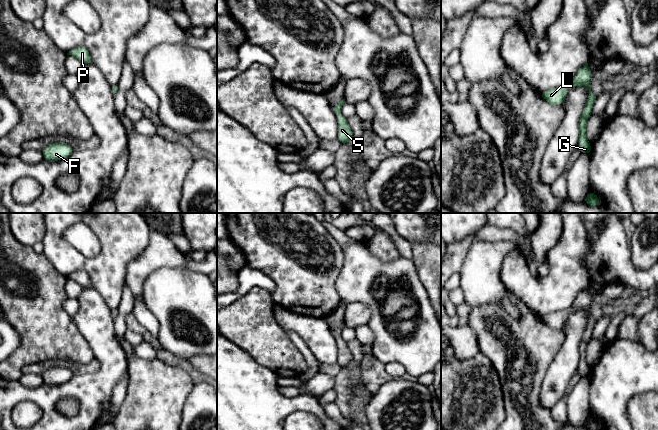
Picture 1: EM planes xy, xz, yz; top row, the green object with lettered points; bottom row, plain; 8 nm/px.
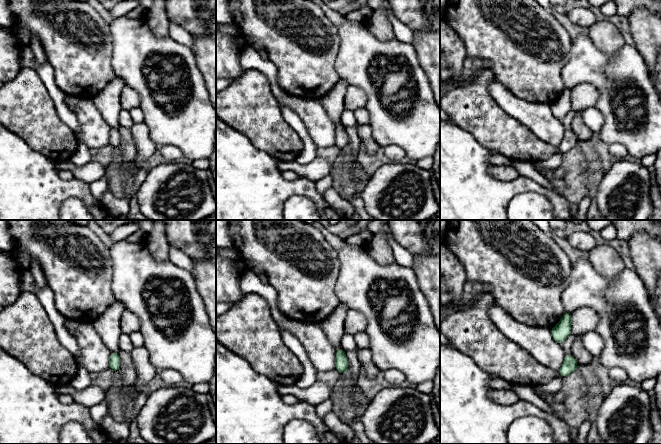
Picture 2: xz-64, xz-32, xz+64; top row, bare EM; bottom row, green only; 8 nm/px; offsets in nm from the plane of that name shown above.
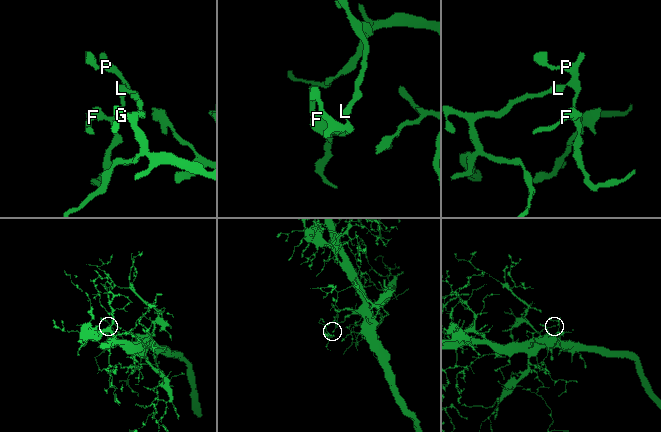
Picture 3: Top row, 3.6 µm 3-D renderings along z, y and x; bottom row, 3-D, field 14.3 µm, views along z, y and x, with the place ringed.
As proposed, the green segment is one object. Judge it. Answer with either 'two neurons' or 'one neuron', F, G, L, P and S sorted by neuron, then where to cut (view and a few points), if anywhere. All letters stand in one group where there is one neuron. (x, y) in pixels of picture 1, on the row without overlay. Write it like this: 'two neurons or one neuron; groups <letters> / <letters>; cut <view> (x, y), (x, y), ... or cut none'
one neuron; groups F G L P S; cut none

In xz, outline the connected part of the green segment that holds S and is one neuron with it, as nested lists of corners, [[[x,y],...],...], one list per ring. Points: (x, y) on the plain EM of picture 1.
[[[345,322],[336,327],[332,333],[338,339],[338,359],[337,363],[342,367],[348,367],[353,364],[352,354],[347,346],[347,343],[340,337],[341,331],[345,328]]]

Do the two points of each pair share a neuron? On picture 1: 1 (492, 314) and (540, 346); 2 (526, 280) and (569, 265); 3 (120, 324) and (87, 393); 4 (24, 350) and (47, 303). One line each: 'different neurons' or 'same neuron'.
1: same neuron
2: same neuron
3: different neurons
4: same neuron

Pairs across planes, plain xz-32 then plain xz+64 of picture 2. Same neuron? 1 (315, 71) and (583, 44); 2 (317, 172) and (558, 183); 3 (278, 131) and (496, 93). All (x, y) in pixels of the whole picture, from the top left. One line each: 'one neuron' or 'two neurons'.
1: two neurons
2: two neurons
3: two neurons

